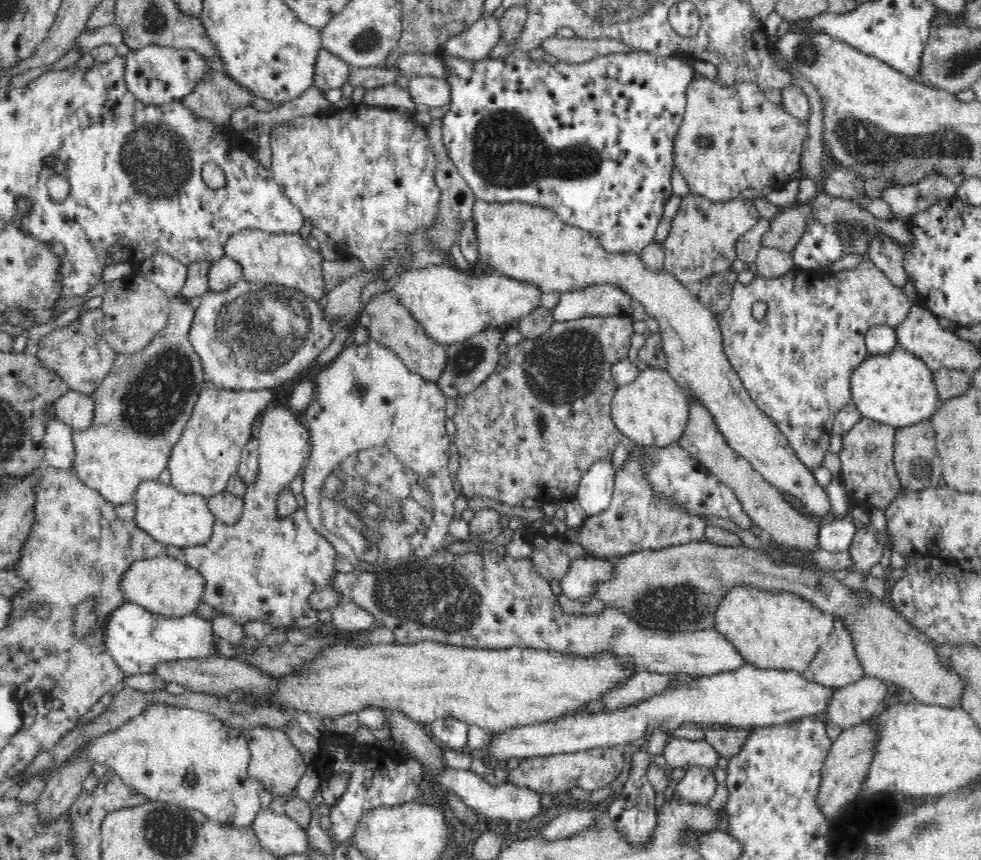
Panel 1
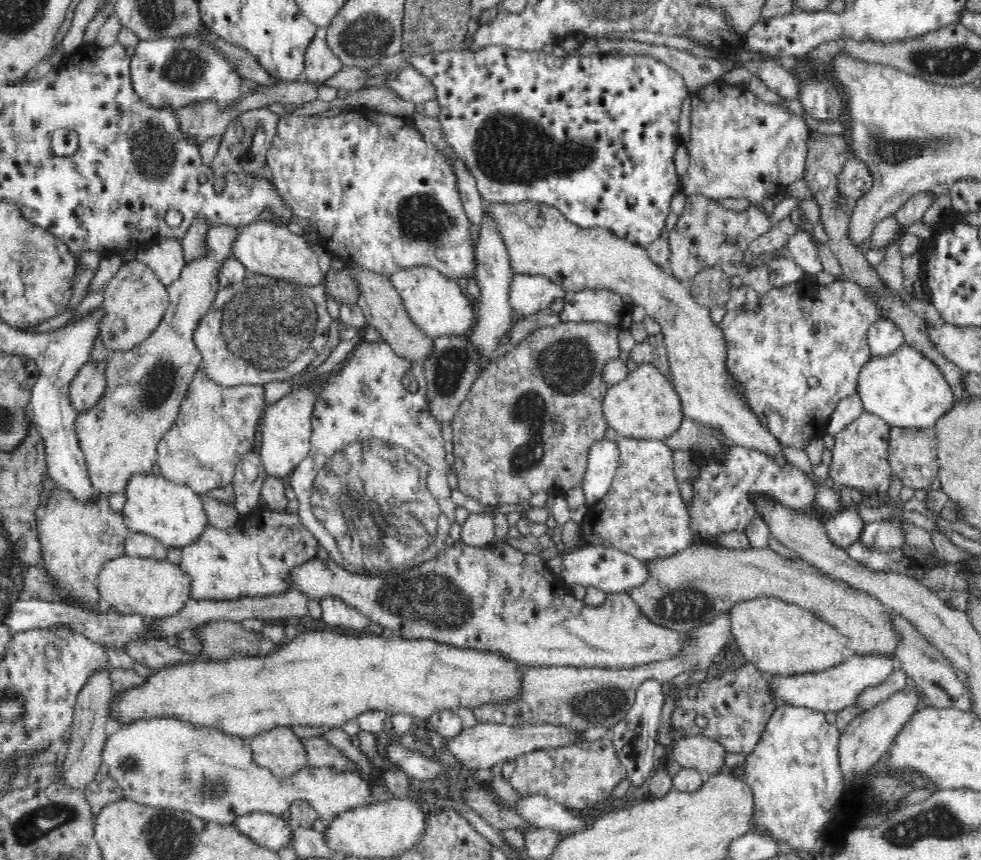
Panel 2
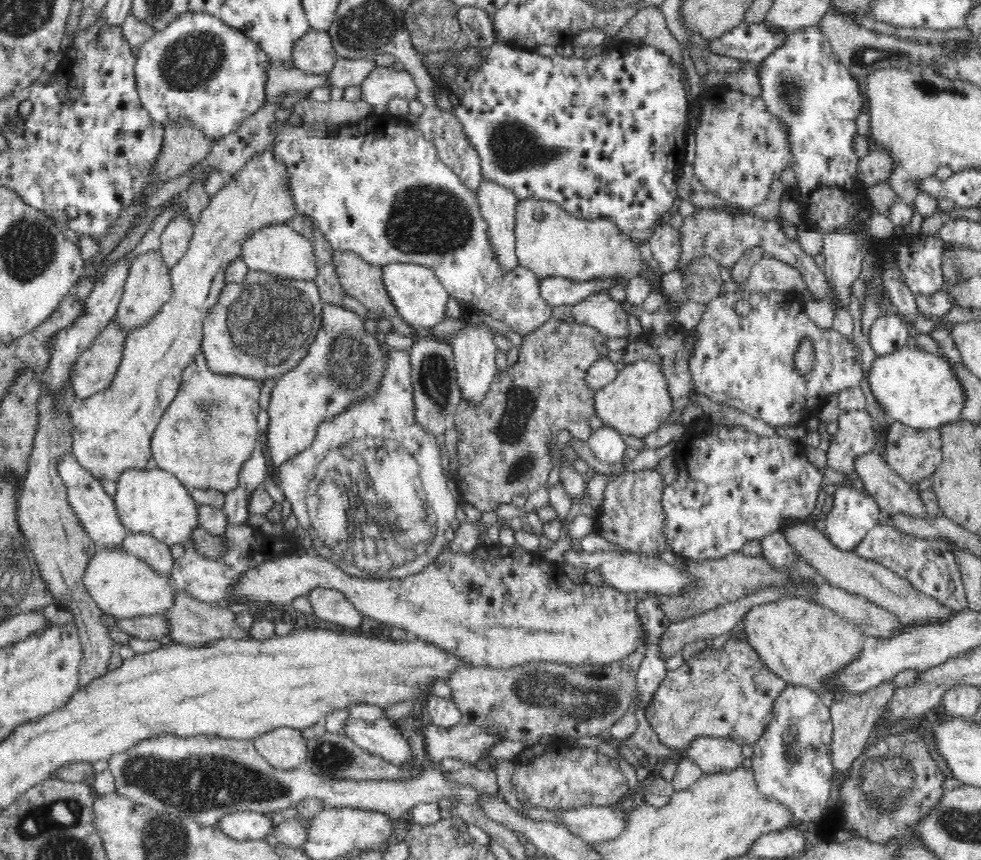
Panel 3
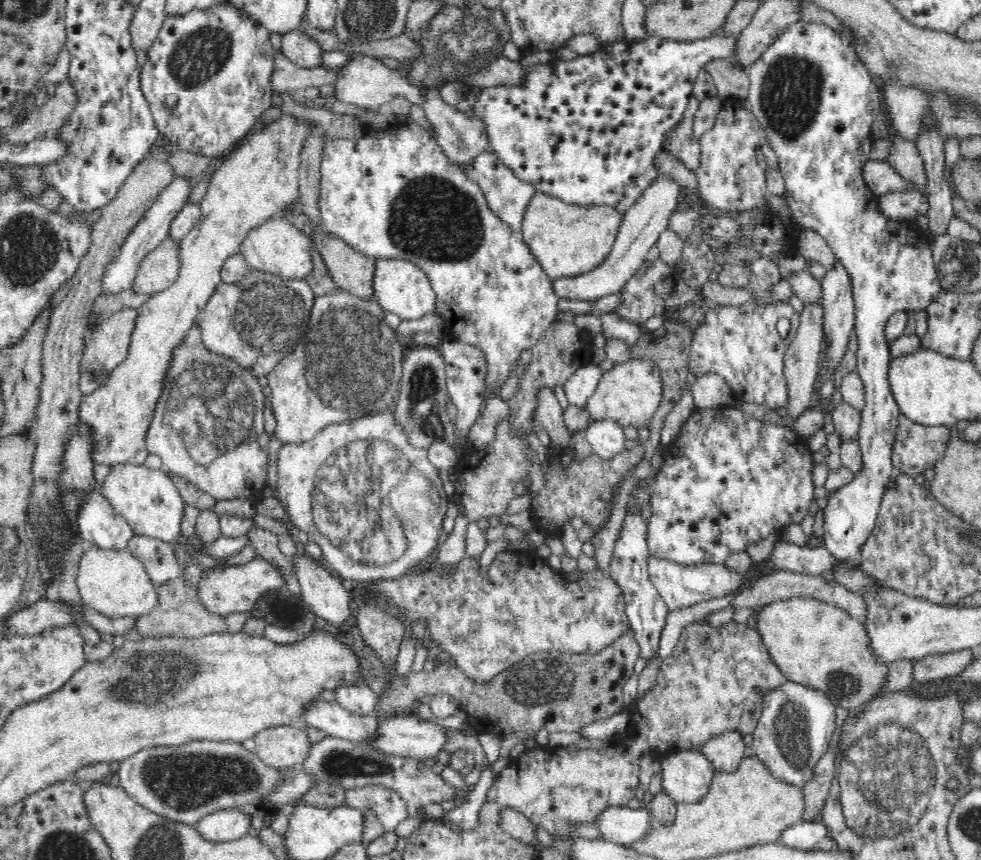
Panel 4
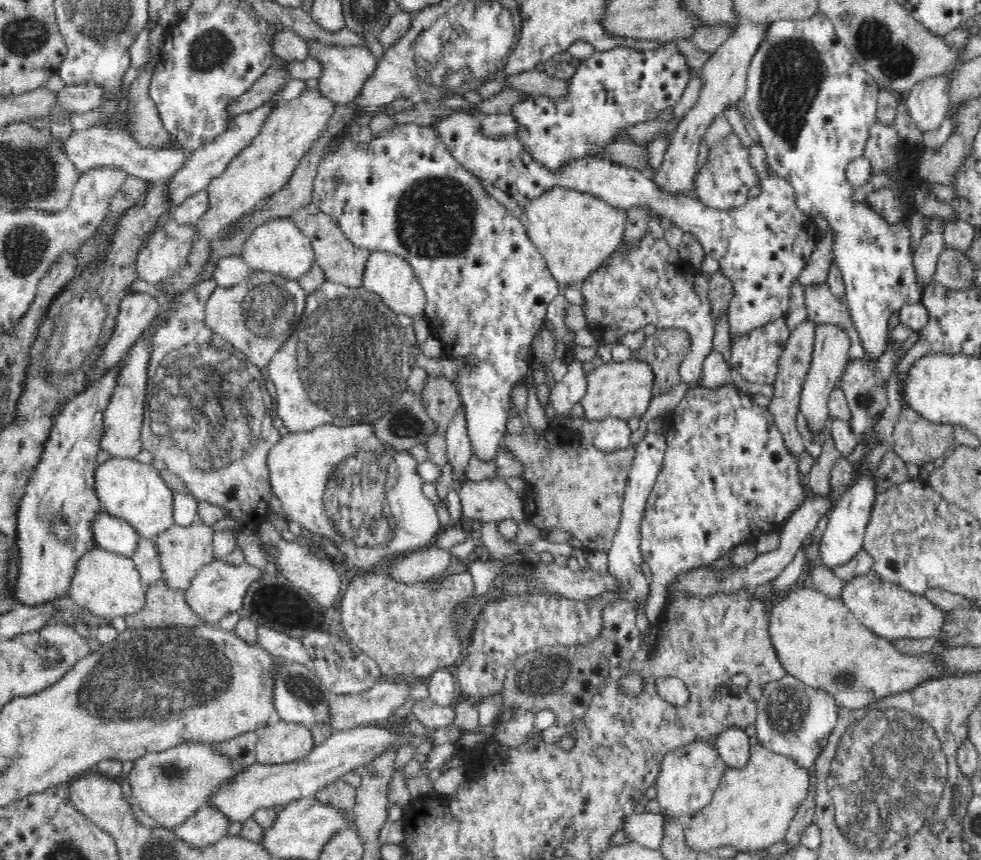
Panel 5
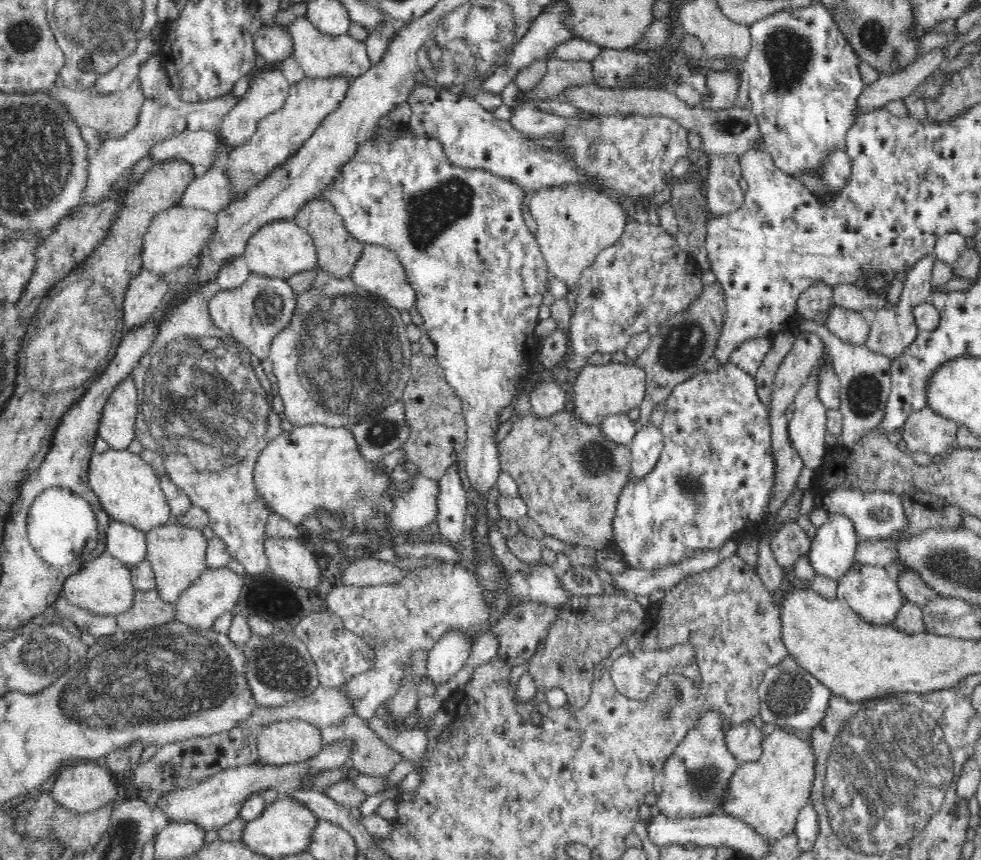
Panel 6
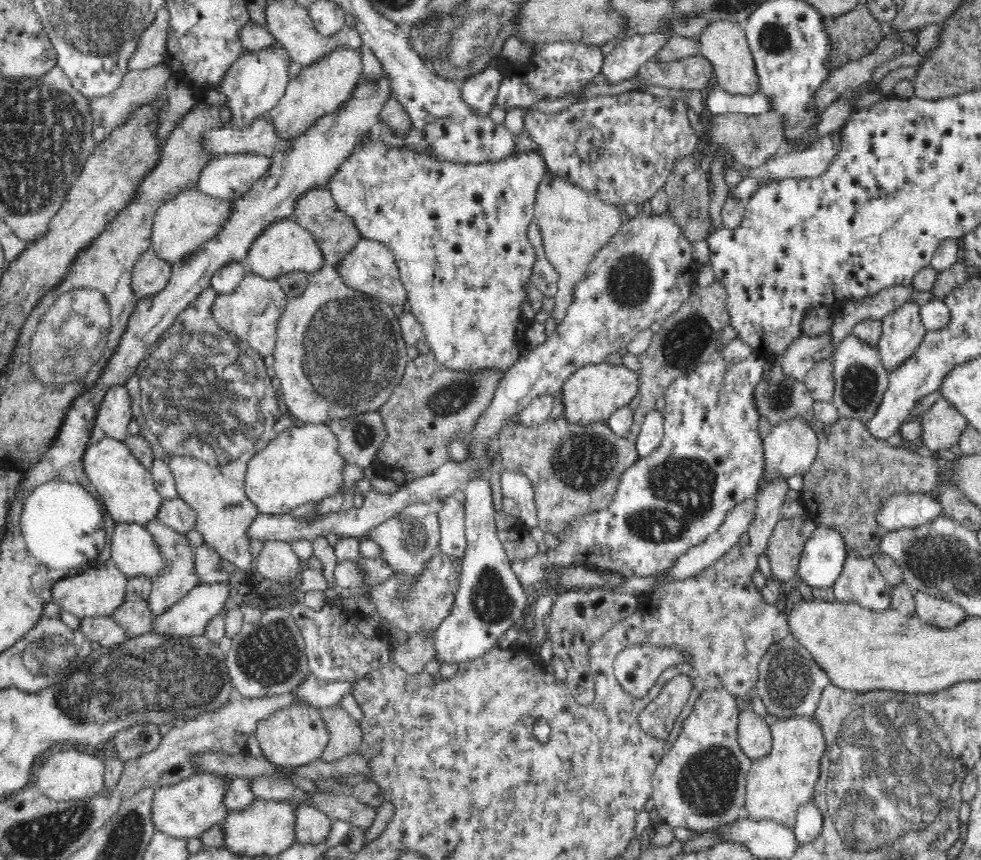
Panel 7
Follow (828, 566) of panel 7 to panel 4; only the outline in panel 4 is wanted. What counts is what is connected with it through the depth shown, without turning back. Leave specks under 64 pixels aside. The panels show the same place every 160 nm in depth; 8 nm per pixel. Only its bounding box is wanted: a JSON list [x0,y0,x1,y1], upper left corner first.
[744,20,941,562]

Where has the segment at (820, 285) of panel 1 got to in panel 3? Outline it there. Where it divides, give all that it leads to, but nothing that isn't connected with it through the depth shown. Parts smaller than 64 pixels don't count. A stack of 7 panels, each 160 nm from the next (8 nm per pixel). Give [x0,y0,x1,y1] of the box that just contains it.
[688,290,864,428]

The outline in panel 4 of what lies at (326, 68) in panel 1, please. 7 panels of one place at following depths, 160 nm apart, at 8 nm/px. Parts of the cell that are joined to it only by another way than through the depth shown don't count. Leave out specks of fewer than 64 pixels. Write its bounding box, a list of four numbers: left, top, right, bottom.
[281,29,322,68]

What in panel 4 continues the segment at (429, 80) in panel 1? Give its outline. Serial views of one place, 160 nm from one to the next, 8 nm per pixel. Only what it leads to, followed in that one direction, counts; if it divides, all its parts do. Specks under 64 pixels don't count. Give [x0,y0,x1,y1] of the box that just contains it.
[331,54,426,111]

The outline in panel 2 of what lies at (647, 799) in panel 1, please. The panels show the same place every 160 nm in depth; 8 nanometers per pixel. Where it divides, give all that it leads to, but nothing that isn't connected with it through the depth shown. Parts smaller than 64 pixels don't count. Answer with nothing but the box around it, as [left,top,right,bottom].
[612,677,664,787]

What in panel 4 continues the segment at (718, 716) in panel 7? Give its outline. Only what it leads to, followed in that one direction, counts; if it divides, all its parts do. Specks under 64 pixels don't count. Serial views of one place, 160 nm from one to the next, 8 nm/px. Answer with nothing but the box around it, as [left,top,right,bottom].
[660,749,716,806]

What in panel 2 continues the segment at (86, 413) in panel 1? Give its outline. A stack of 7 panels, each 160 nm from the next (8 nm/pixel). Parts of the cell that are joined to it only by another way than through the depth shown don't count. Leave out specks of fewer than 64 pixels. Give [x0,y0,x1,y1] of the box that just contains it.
[70,357,109,412]

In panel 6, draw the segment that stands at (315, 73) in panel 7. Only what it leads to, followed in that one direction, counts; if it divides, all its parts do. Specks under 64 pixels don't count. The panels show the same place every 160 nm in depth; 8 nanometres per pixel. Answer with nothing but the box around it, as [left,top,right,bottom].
[225,75,351,197]

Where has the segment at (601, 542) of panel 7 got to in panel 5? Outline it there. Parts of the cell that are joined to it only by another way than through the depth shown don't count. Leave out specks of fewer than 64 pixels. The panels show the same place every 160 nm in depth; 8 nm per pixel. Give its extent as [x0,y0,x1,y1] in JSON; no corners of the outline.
[639,380,806,626]

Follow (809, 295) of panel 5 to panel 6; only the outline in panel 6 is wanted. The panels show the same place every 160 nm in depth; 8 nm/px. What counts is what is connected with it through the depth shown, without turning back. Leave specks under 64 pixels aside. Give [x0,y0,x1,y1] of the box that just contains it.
[826,306,871,345]

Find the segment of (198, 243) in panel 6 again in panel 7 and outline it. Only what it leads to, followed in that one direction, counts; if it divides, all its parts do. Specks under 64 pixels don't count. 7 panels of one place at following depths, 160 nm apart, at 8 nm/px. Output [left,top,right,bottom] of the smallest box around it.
[151,186,232,264]

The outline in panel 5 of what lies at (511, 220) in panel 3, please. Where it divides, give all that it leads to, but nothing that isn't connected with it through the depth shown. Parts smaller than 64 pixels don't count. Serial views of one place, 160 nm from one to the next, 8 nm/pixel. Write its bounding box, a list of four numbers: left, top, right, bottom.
[434,112,820,341]

